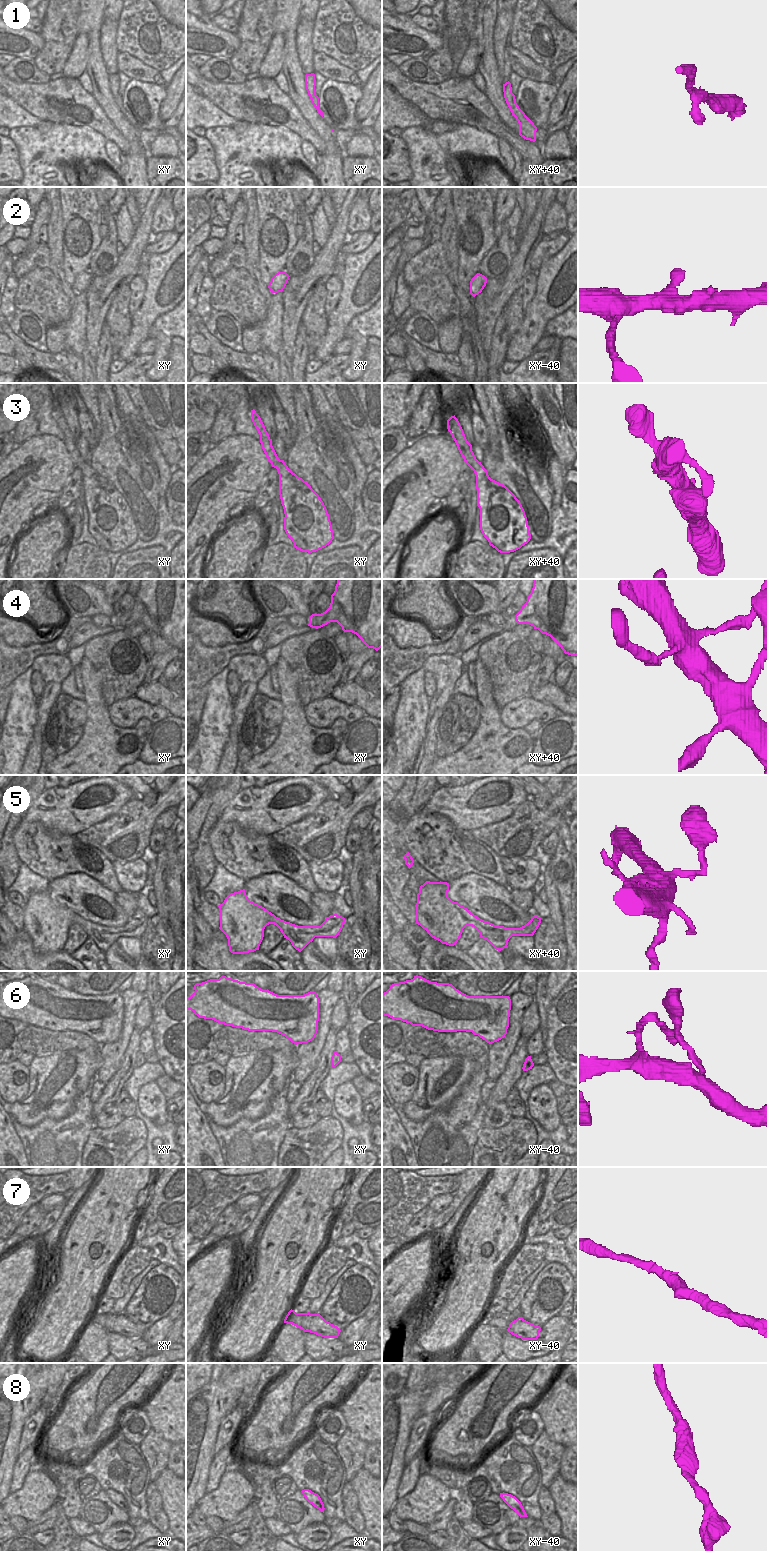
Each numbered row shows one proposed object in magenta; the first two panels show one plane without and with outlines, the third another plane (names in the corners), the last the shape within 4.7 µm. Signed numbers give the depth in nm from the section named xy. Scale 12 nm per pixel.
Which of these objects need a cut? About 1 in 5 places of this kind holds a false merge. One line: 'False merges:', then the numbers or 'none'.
False merges: none

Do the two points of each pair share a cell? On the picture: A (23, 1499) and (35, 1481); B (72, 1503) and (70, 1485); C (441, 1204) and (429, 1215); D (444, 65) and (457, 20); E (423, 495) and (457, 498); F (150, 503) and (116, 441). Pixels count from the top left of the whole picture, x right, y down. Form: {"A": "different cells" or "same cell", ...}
{"A": "same cell", "B": "same cell", "C": "different cells", "D": "same cell", "E": "different cells", "F": "same cell"}

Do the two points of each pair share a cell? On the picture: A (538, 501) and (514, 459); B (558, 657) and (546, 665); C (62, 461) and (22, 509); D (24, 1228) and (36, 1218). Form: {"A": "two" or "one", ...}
{"A": "one", "B": "two", "C": "one", "D": "one"}

